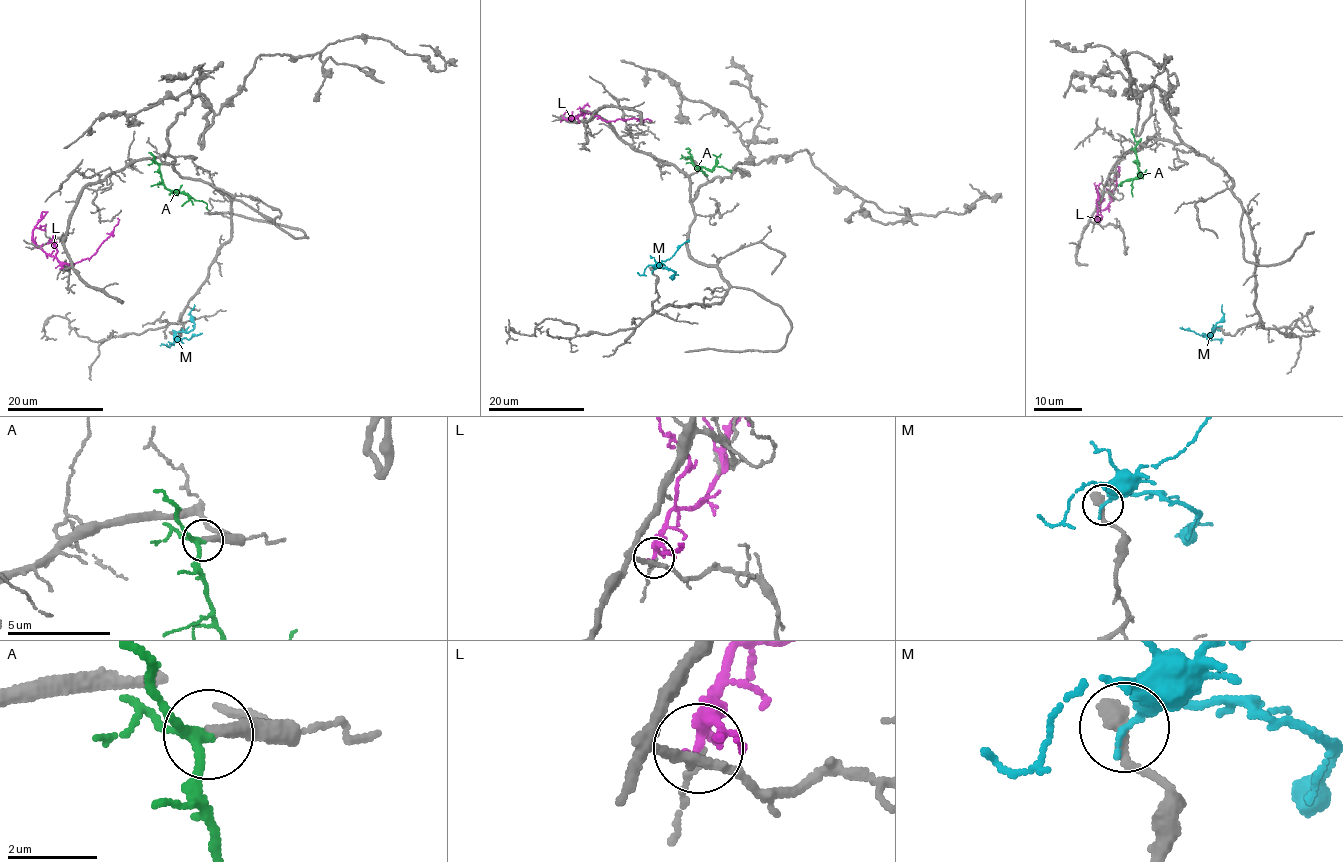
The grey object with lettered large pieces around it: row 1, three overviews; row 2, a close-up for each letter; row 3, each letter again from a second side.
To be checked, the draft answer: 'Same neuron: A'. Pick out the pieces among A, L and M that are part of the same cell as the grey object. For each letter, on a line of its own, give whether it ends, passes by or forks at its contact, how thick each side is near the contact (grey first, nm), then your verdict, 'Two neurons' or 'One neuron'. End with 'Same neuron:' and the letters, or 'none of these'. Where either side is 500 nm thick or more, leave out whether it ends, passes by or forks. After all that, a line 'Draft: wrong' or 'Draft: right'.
A: It forks there. Thickness 340 nm (grey) against 180 nm. One neuron
L: It forks there. Thickness 100 nm (grey) against 240 nm. Two neurons
M: It passes by. Thickness 400 nm (grey) against 260 nm. Two neurons
Same neuron: A
Draft: right

